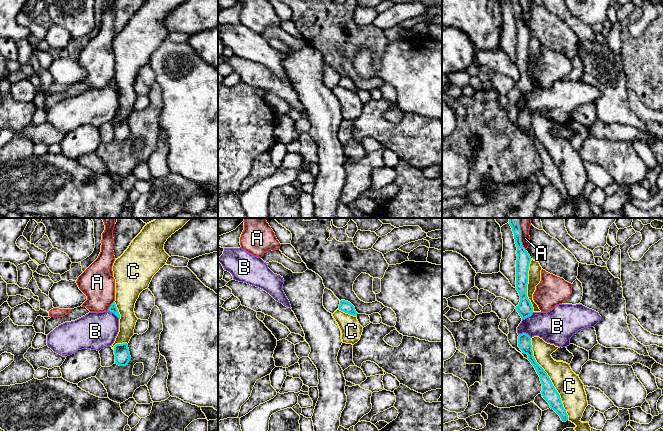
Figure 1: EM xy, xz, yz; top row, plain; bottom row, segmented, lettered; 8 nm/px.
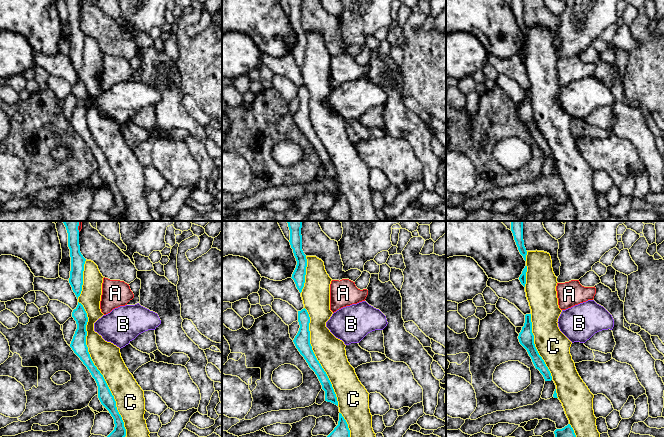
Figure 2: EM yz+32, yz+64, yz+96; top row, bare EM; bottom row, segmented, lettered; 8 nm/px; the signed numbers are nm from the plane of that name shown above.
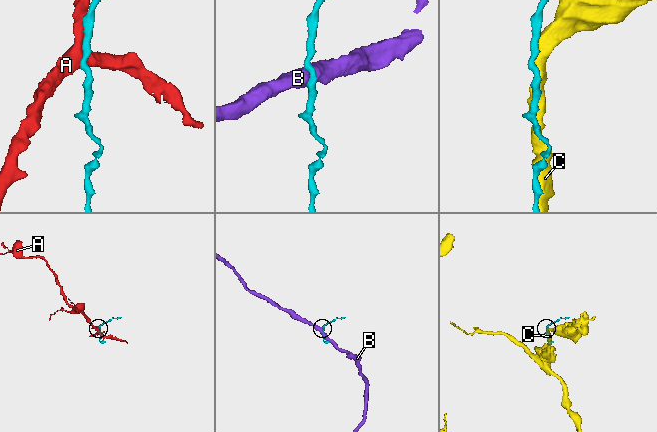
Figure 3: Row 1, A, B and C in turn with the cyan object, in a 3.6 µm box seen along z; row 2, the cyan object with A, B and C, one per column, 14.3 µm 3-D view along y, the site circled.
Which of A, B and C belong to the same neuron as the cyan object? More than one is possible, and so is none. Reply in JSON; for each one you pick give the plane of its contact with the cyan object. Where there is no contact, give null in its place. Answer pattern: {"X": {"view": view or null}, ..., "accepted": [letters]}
{"accepted": []}

